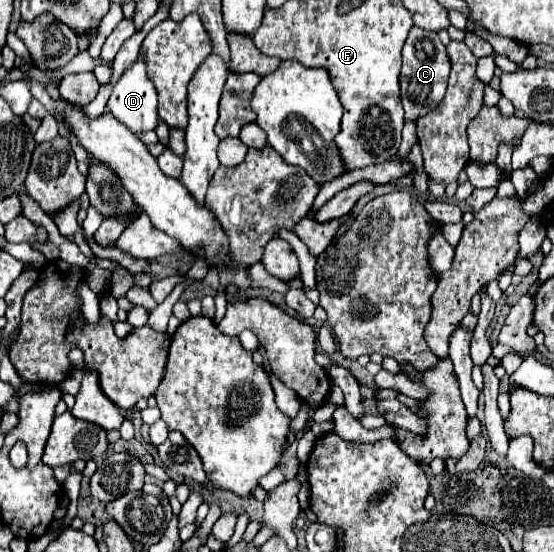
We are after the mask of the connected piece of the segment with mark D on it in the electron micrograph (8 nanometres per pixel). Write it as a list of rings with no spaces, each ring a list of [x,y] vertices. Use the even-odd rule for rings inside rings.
[[[141,57],[133,67],[125,69],[123,77],[113,87],[107,107],[135,135],[153,131],[157,127],[157,93],[153,83],[147,79]]]

